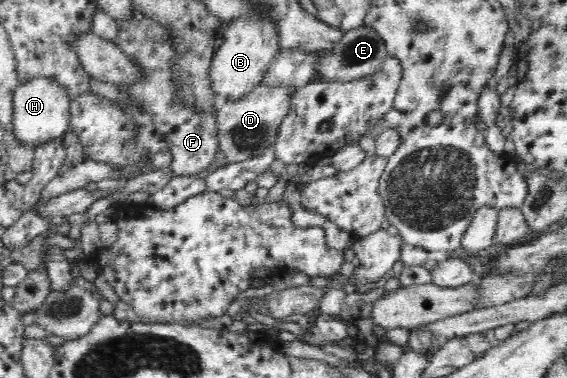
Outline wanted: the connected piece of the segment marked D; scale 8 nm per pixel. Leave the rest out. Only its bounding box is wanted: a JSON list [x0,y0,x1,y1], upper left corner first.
[216,84,297,165]

